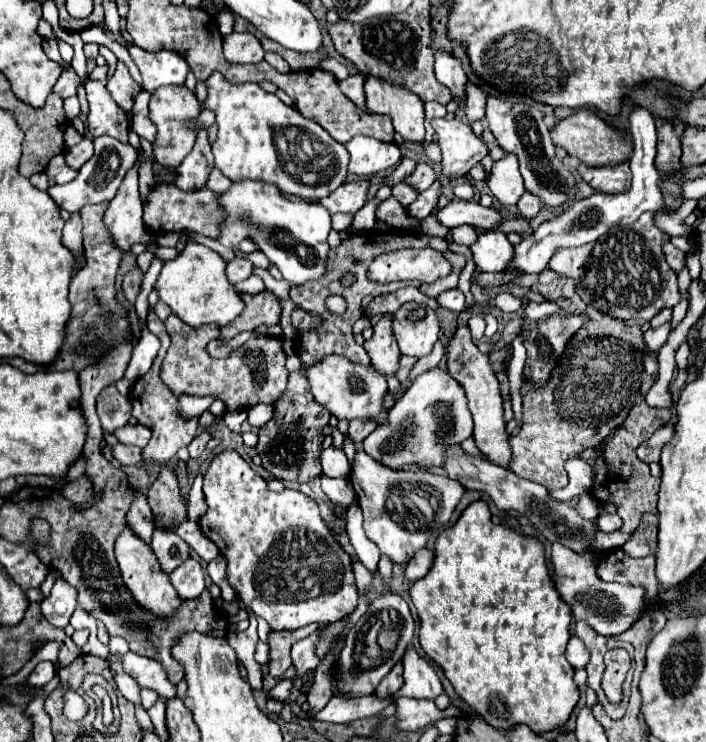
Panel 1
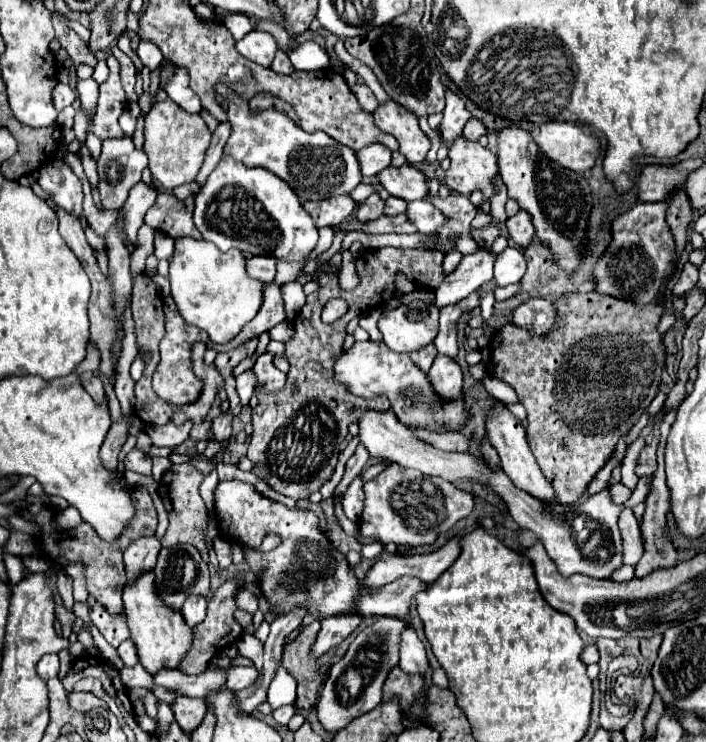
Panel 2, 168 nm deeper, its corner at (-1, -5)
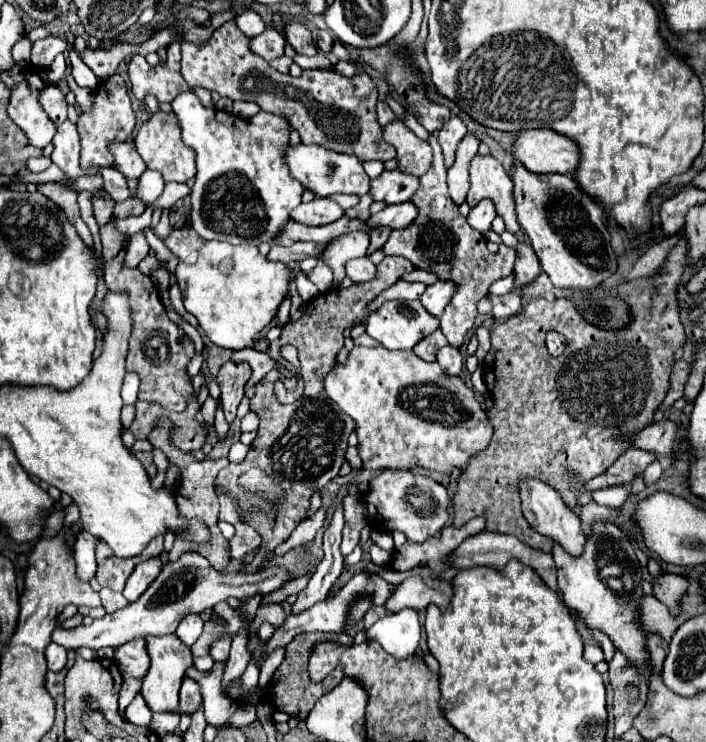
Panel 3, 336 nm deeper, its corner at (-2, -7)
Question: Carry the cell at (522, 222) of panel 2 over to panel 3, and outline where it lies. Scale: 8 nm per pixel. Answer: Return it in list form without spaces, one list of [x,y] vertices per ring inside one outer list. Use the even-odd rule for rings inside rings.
[[[520,241],[516,247],[514,271],[516,271],[516,287],[526,285],[528,281],[532,281],[540,273],[540,263],[538,263],[536,253],[532,251],[528,241]]]

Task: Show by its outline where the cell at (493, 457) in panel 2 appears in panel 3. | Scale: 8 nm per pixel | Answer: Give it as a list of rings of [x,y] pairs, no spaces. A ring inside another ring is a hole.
[[[682,229],[678,233],[678,243],[670,249],[664,265],[654,277],[640,277],[612,289],[612,295],[622,297],[630,307],[630,323],[622,329],[602,329],[588,323],[580,315],[578,305],[570,299],[548,301],[544,297],[530,301],[518,315],[492,329],[492,349],[482,363],[482,373],[494,399],[494,406],[486,411],[494,427],[494,435],[488,447],[468,461],[466,471],[458,479],[458,489],[454,495],[454,527],[484,515],[488,531],[514,535],[530,547],[542,551],[552,549],[552,539],[536,537],[536,531],[529,529],[521,510],[518,479],[536,477],[552,483],[568,507],[576,507],[580,493],[584,493],[584,483],[596,475],[602,475],[610,463],[630,449],[632,437],[652,423],[654,411],[664,401],[670,385],[674,355],[686,341],[676,299],[676,289],[686,267],[686,255],[688,241]],[[548,331],[558,331],[568,339],[560,357],[548,355]]]

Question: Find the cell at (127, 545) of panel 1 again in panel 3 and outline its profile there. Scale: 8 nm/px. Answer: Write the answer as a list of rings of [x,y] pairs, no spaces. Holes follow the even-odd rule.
[[[172,633],[172,635],[162,635],[162,637],[148,635],[146,649],[148,649],[148,657],[150,657],[150,669],[148,669],[146,677],[142,679],[140,693],[152,711],[176,711],[180,685],[186,677],[186,671],[194,665],[190,647],[184,641],[180,641],[176,633]]]

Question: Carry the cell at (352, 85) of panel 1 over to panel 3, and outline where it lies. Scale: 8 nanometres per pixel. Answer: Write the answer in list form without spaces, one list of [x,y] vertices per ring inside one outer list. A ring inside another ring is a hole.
[[[378,101],[378,105],[376,105],[376,115],[378,115],[378,121],[380,121],[382,125],[386,125],[386,123],[390,123],[390,121],[396,119],[396,115],[392,113],[392,109],[390,109],[384,101]]]

